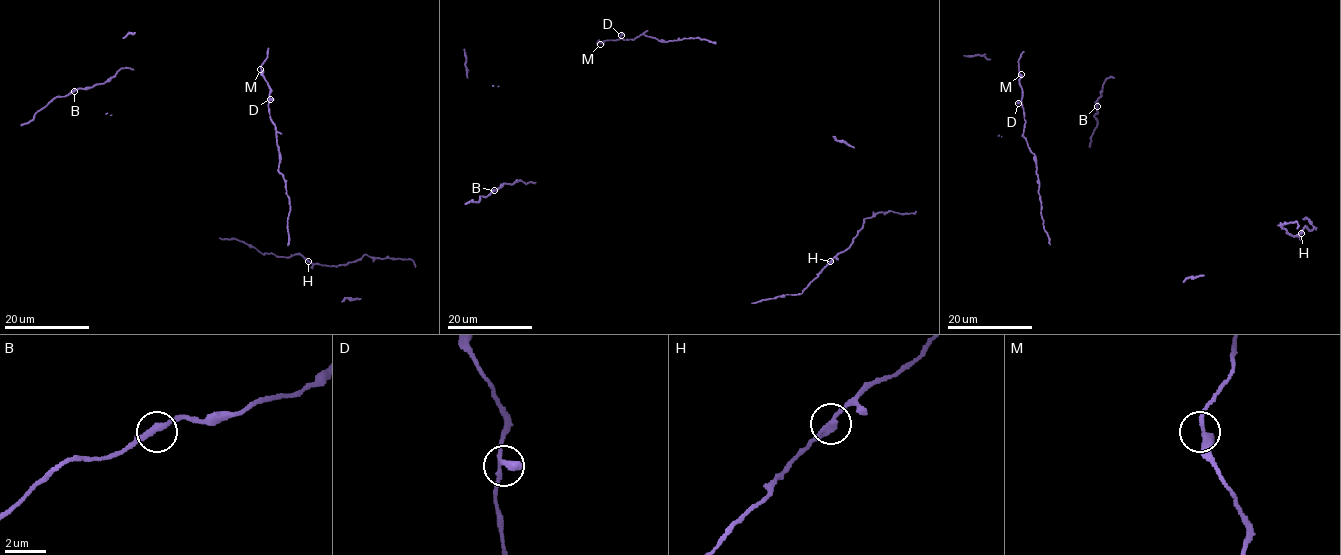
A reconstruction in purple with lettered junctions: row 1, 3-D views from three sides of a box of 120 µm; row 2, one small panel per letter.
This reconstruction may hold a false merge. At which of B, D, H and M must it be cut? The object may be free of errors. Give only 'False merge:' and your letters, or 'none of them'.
False merge: none of them

